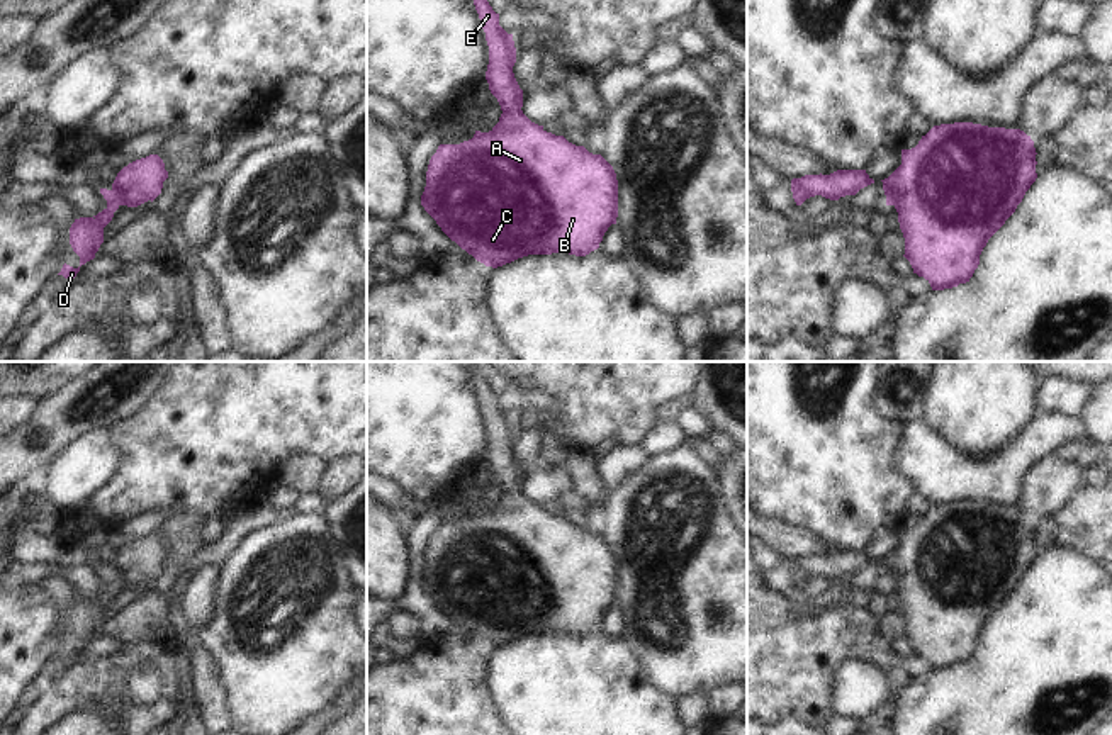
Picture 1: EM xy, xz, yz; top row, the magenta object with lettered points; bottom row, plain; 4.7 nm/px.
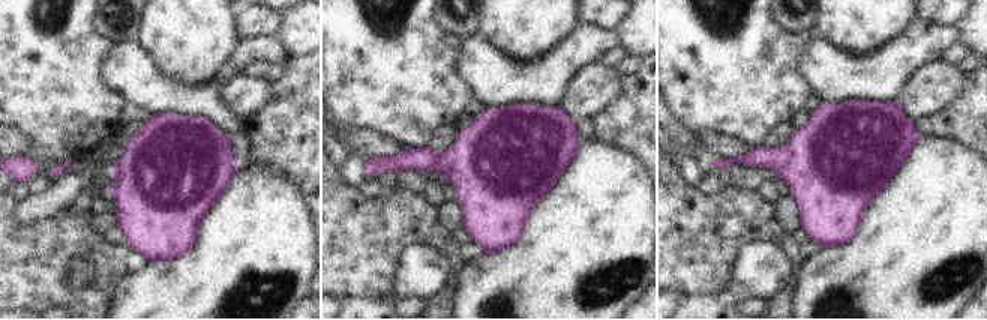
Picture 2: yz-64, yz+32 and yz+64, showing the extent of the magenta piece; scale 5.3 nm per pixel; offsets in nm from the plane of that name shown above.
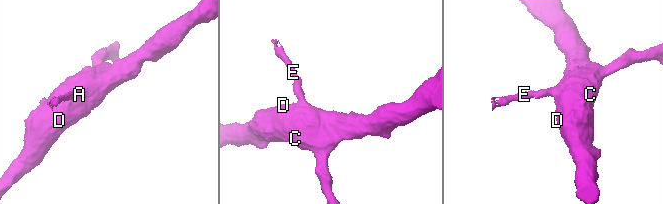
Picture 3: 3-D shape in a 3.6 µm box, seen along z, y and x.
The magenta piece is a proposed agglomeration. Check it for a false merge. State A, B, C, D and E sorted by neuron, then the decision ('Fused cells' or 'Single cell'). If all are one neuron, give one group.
Groups: A B C D E. Single cell.

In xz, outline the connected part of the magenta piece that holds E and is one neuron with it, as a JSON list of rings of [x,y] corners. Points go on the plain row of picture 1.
[[[475,372],[470,377],[489,426],[486,460],[503,494],[489,513],[475,511],[469,521],[438,526],[428,545],[421,586],[452,621],[486,647],[497,648],[528,635],[569,633],[586,637],[599,628],[608,608],[616,604],[616,553],[601,535],[593,535],[584,526],[569,523],[564,516],[547,513],[543,506],[531,502],[523,494],[523,470],[513,453],[516,443],[513,414],[499,406],[499,394],[492,390],[487,379]]]

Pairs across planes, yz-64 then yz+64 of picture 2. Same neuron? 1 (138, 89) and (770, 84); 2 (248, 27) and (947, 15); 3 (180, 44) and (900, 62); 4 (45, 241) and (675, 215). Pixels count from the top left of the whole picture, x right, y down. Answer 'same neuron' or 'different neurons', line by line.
1: different neurons
2: same neuron
3: different neurons
4: same neuron

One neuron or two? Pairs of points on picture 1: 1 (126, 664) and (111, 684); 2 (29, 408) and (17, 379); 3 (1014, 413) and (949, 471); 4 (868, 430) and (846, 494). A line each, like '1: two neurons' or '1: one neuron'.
1: one neuron
2: two neurons
3: two neurons
4: one neuron

